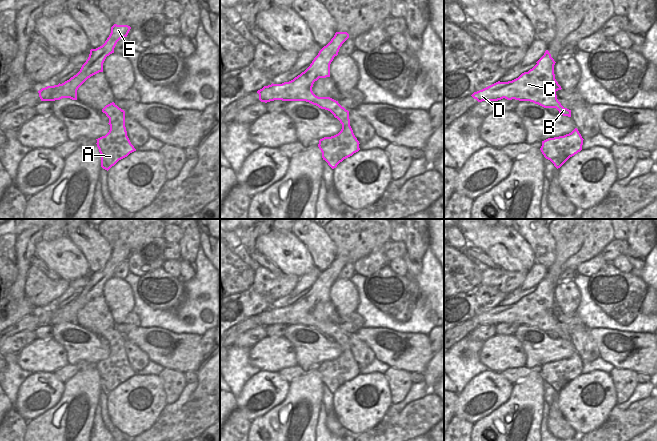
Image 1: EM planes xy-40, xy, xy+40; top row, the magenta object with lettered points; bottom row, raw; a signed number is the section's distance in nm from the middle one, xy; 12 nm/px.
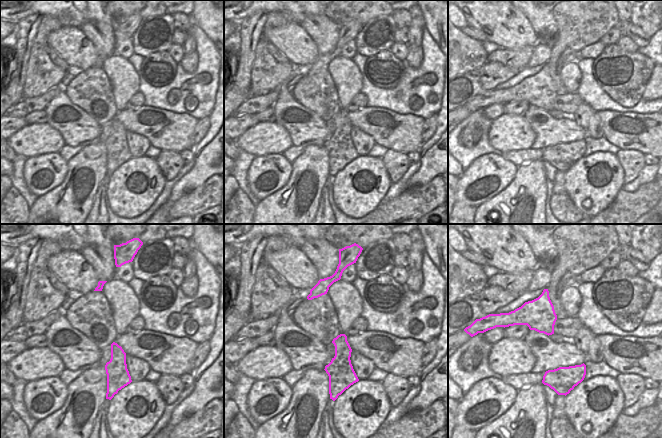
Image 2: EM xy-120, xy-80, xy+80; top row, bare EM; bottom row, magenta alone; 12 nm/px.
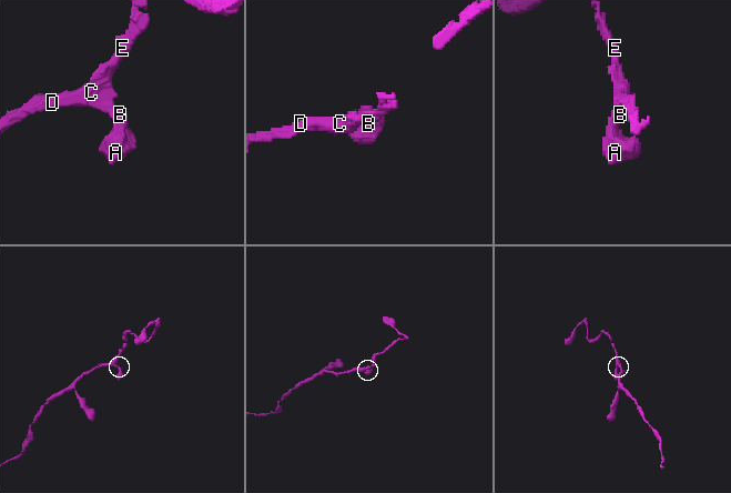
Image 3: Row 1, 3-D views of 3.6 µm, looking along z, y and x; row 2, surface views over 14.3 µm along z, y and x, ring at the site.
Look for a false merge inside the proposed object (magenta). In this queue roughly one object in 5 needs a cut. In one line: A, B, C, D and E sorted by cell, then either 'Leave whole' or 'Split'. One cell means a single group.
Groups: A B C D E. Leave whole.

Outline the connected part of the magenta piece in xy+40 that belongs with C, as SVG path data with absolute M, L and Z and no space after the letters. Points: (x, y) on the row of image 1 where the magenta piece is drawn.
M548 50L528 72L508 82L496 82L471 96L478 102L507 100L530 101L544 108L556 108L559 114L571 117L571 110L564 108L556 92L561 86L555 79L555 61Z

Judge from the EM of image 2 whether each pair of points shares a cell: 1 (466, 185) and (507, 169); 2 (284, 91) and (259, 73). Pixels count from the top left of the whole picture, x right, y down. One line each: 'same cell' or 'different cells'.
1: same cell
2: different cells

